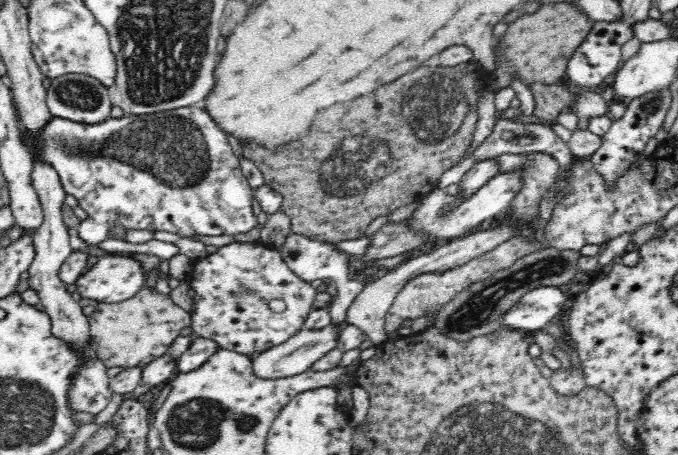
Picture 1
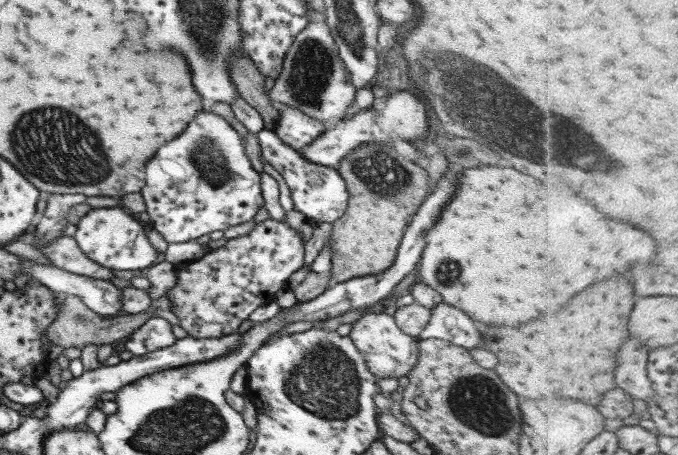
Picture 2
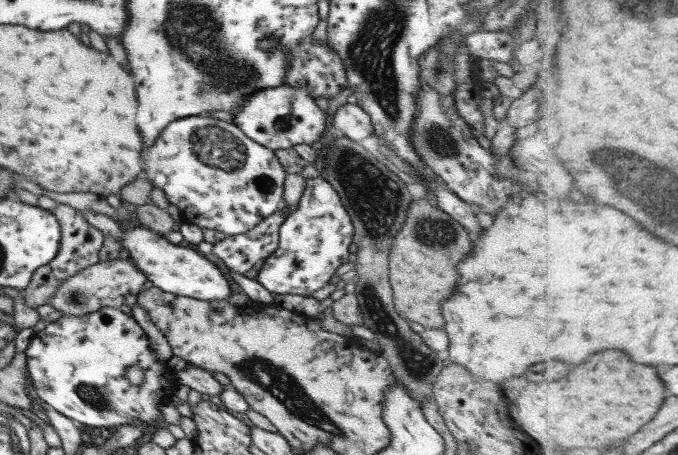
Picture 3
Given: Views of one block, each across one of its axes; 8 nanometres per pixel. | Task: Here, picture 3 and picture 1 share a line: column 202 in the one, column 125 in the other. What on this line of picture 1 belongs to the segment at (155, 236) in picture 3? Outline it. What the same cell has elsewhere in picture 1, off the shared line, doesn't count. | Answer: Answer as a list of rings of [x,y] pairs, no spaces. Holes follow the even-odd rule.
[[[114,254],[113,256],[102,256],[91,261],[86,271],[75,280],[76,291],[81,298],[89,298],[97,303],[117,303],[132,298],[145,286],[145,281],[150,276],[144,275],[140,262],[126,257],[126,254]]]

